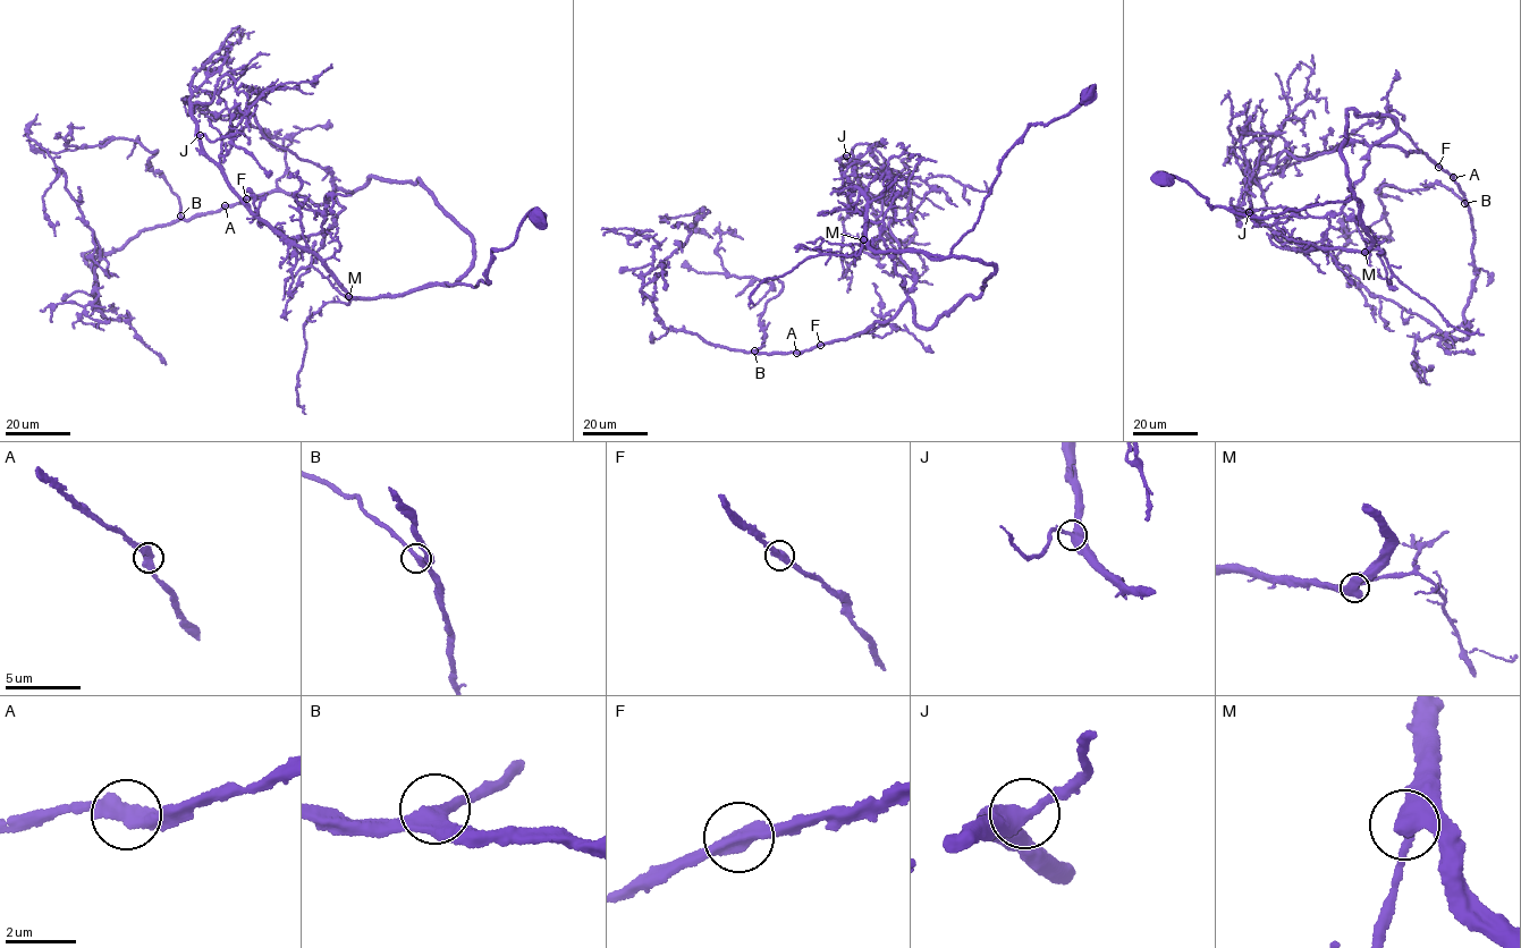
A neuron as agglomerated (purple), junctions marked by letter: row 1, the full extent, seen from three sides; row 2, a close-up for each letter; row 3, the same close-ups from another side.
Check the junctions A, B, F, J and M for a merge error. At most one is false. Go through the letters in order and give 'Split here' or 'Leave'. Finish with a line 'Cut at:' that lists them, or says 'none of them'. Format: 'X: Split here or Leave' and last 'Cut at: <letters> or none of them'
A: Leave
B: Leave
F: Leave
J: Leave
M: Leave
Cut at: none of them

